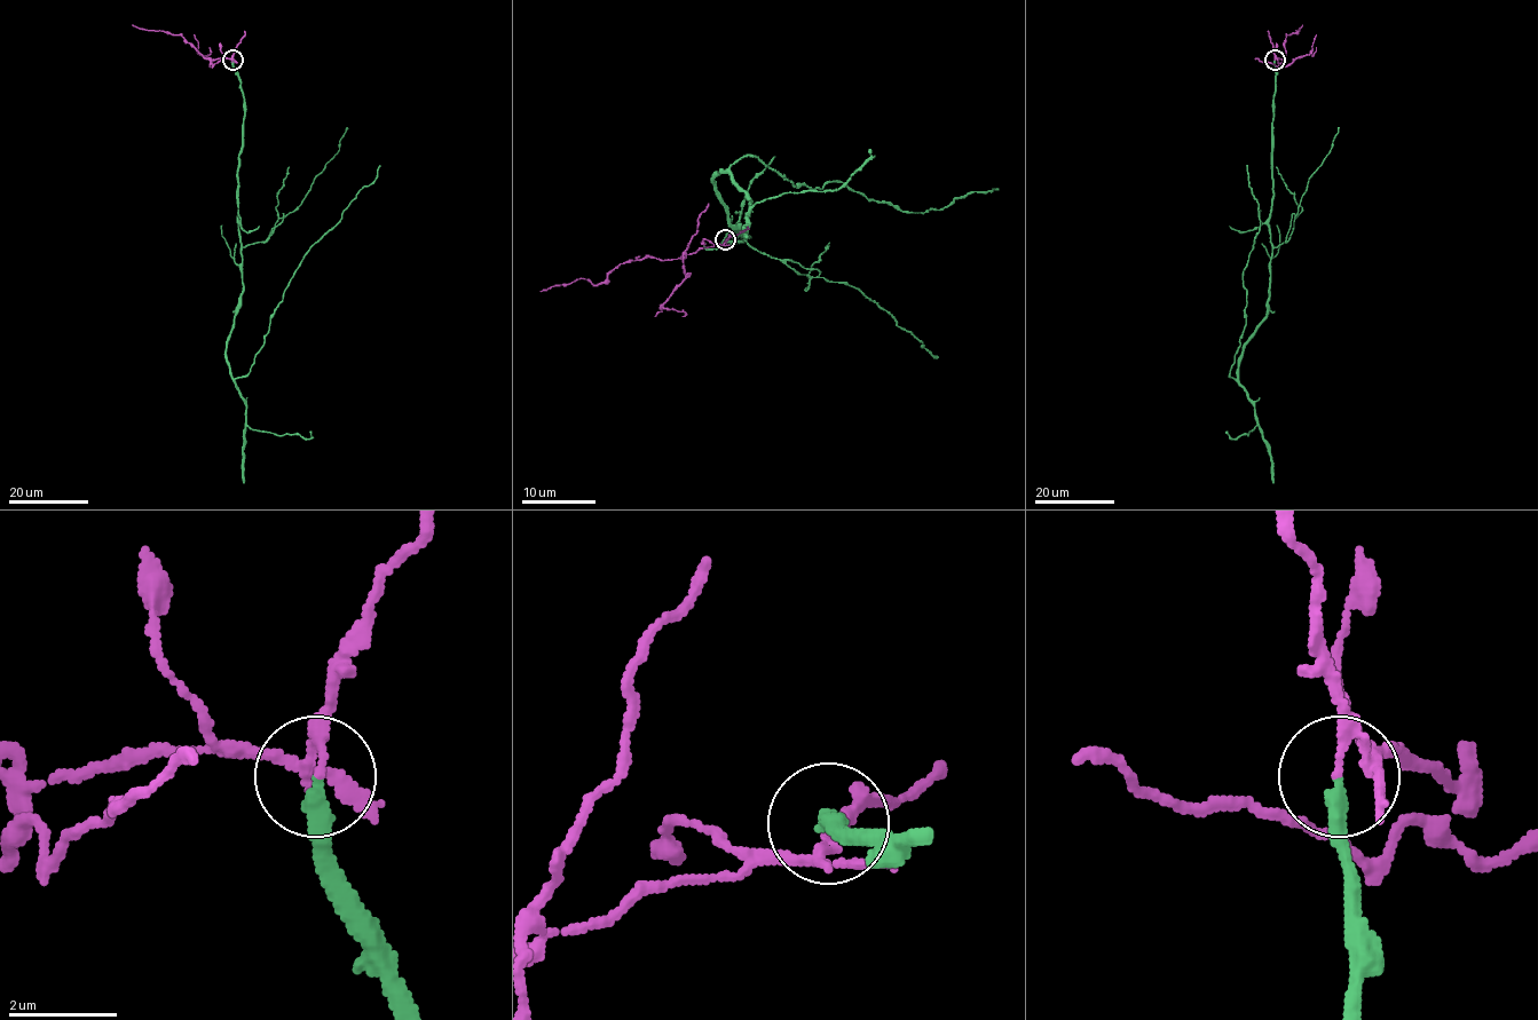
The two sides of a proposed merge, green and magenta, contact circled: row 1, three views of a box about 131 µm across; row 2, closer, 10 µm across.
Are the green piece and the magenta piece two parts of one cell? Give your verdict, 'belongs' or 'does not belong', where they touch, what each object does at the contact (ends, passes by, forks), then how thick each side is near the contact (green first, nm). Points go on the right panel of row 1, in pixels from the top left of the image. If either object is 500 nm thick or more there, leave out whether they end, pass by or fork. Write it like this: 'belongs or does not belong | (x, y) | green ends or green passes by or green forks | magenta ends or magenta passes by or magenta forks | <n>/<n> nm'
does not belong | (1275, 60) | green ends | magenta passes by | 320/120 nm

